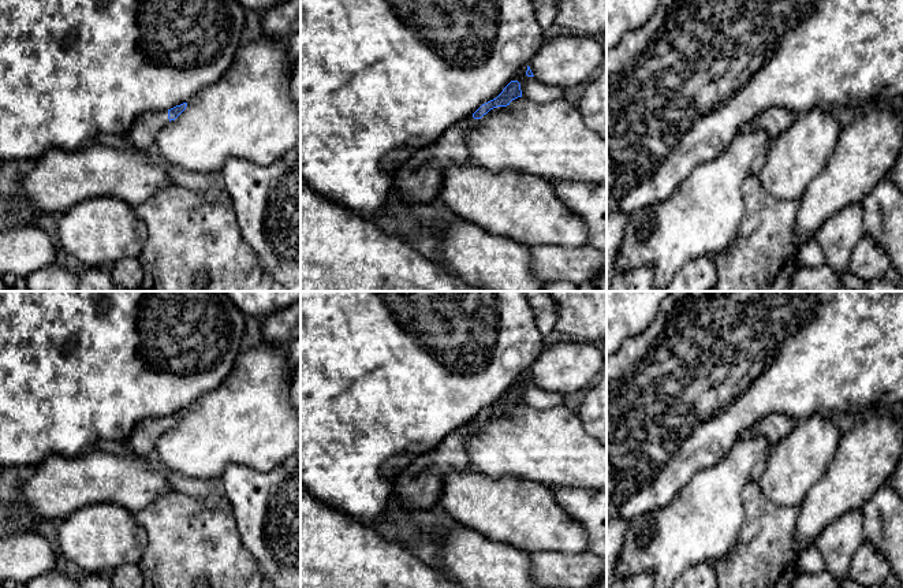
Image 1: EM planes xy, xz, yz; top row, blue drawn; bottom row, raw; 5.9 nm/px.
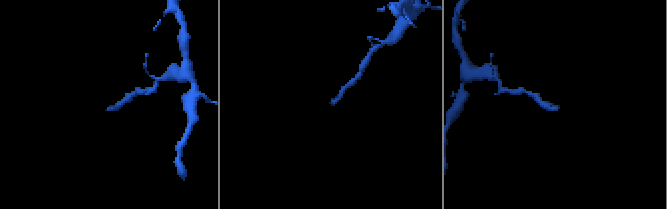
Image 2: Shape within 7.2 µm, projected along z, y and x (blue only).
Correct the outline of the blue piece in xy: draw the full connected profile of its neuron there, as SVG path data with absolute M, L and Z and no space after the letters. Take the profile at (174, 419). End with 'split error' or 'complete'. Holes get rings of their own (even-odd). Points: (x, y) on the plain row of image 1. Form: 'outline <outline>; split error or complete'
outline M187 409L168 417L145 418L138 423L126 439L135 454L152 454L154 442L171 427L175 427L187 413Z; split error

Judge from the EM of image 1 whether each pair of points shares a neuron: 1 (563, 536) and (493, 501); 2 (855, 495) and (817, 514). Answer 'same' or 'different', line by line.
1: same
2: same

